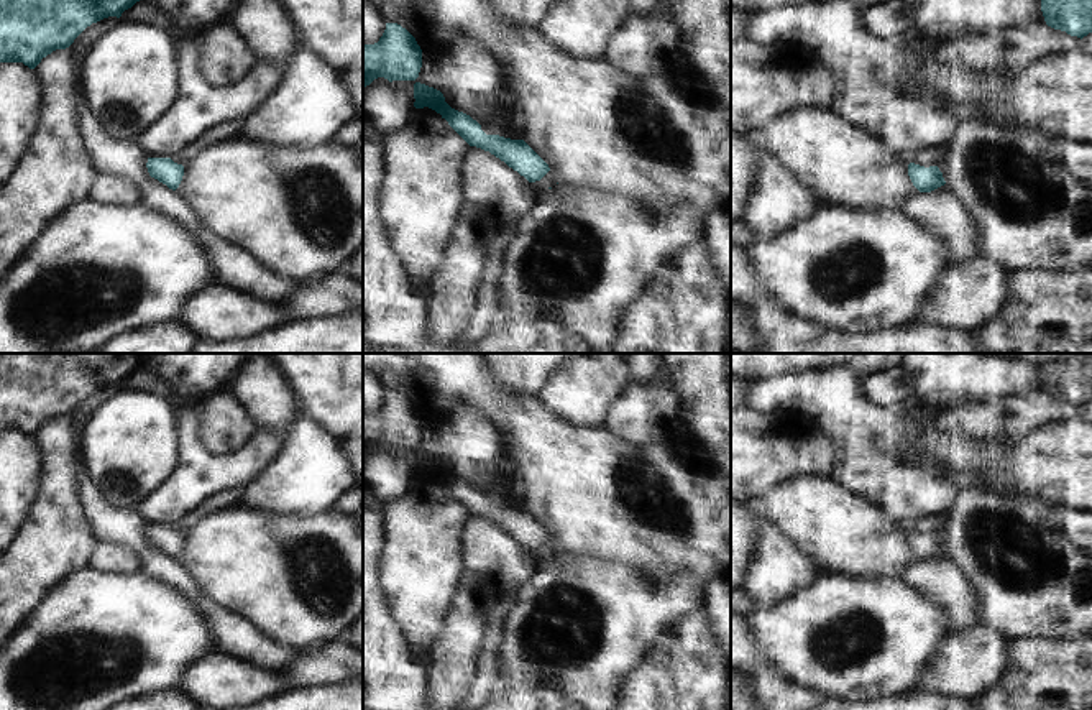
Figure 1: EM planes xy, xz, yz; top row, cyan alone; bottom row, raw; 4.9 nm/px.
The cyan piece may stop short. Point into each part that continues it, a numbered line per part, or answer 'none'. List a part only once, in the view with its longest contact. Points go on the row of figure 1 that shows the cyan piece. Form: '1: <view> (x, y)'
none

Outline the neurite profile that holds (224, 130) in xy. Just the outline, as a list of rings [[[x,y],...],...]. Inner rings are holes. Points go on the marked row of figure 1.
[[[243,120],[220,122],[210,128],[207,128],[187,148],[172,154],[171,159],[177,164],[184,164],[184,163],[190,161],[197,151],[200,151],[213,143],[236,136],[240,133],[241,123],[243,123]]]

